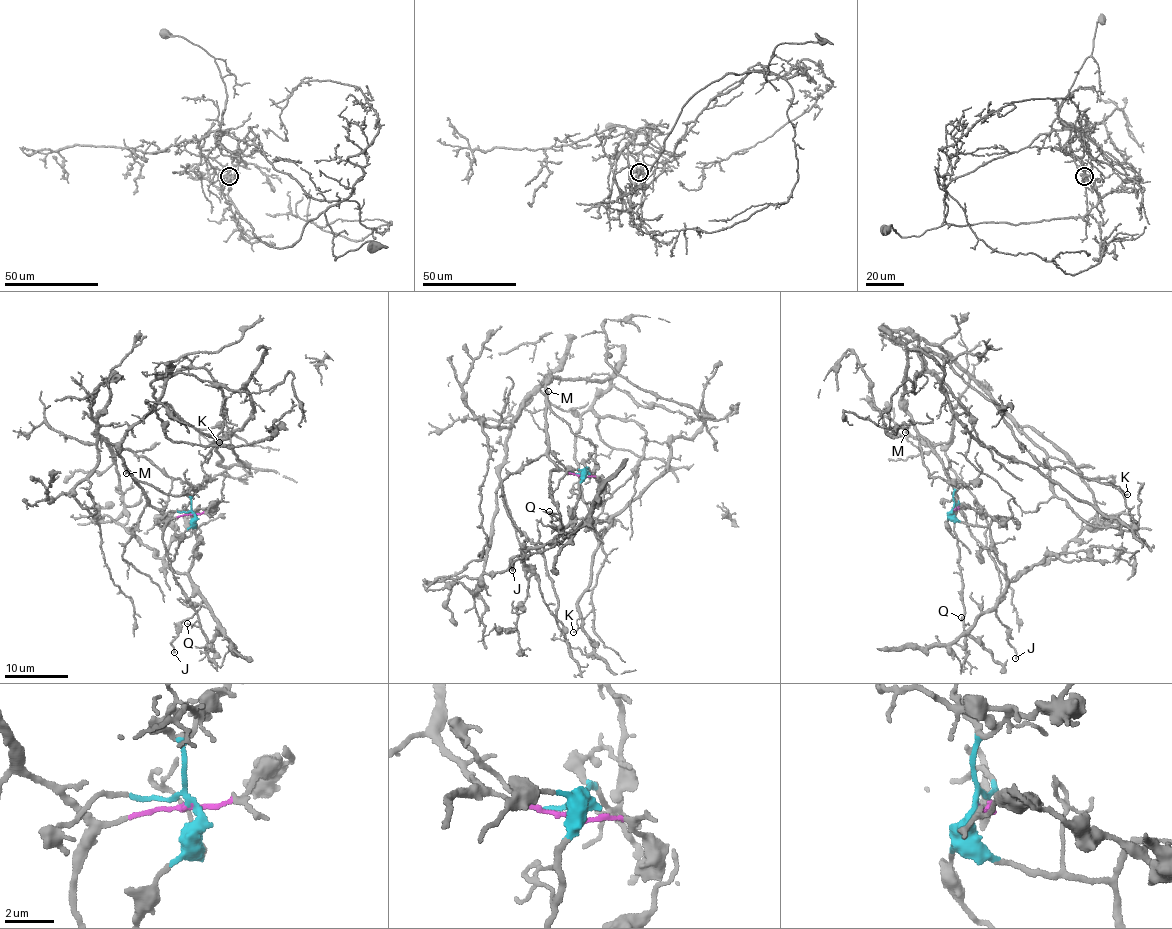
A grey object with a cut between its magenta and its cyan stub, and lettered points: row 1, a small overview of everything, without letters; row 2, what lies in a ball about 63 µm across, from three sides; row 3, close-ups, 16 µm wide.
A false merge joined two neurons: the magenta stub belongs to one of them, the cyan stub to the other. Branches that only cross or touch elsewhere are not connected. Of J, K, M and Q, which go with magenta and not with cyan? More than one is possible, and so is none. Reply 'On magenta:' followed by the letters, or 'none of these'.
On magenta: K, M, Q

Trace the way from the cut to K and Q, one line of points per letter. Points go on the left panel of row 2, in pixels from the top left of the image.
K: (193, 513), (149, 504), (118, 443), (159, 398), (164, 372), (155, 398), (202, 433), (229, 434), (219, 442)
Q: (193, 513), (171, 519), (163, 532), (163, 547), (171, 562), (173, 578), (197, 615), (193, 623), (186, 623)

